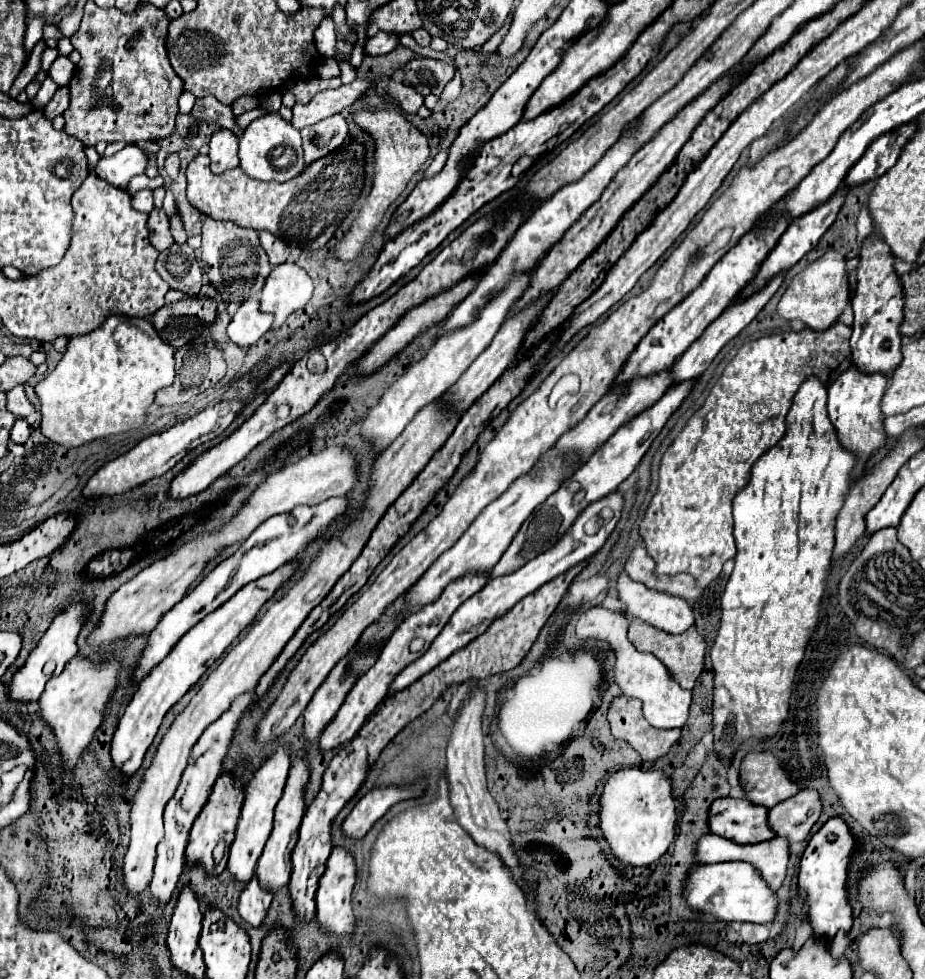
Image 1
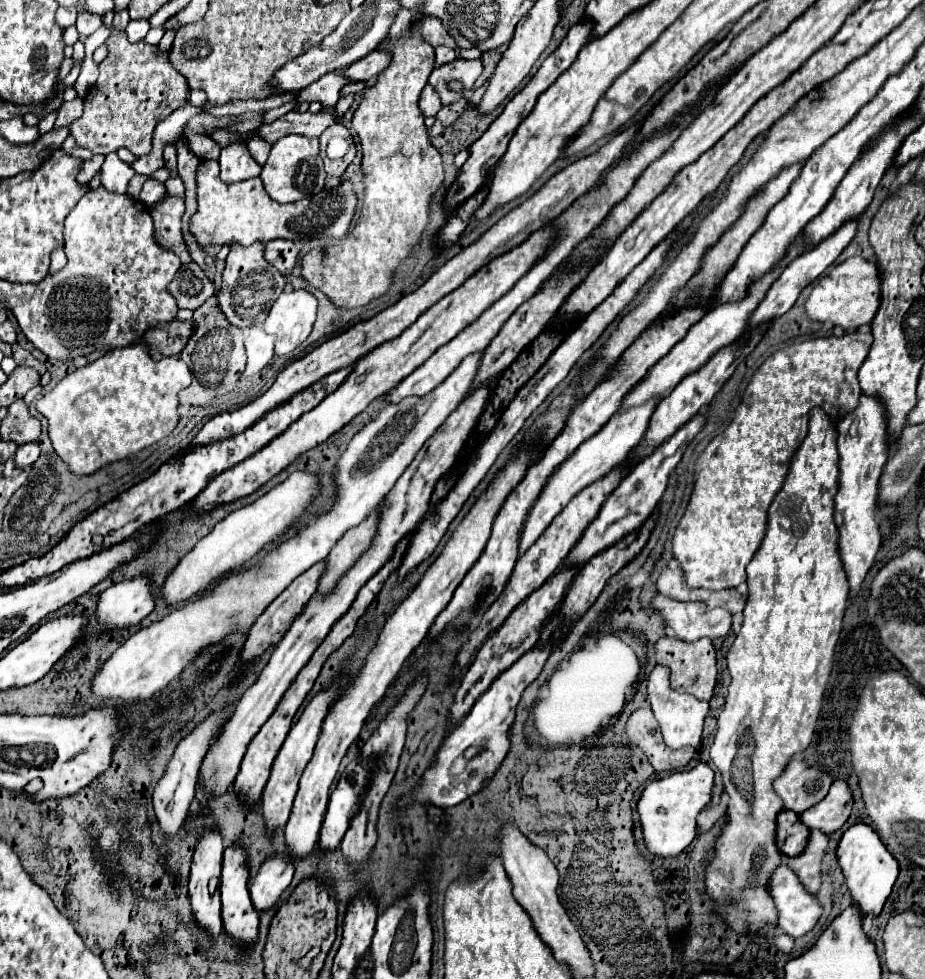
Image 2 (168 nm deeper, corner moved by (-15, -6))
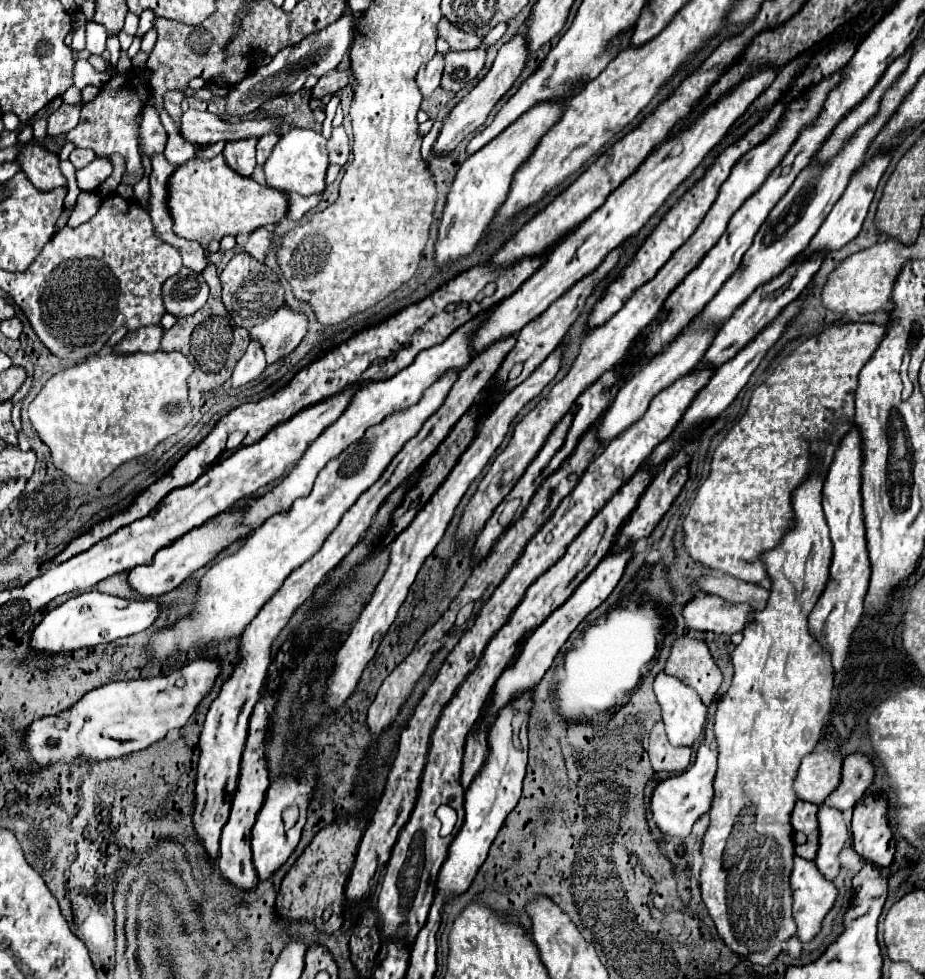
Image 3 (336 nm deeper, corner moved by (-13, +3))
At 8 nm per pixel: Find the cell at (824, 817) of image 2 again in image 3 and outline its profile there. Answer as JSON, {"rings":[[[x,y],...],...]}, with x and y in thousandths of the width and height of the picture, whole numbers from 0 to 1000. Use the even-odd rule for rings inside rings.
{"rings":[[[923,768],[915,772],[912,787],[910,787],[910,799],[908,803],[893,815],[891,821],[902,823],[906,827],[919,827],[923,821],[936,811],[945,797],[945,780],[938,770]]]}

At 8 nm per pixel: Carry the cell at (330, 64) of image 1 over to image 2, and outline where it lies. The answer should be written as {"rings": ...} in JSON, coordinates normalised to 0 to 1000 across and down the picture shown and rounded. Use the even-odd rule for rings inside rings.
{"rings":[[[355,75],[350,79],[346,79],[342,85],[333,87],[326,95],[322,95],[320,99],[320,109],[324,105],[335,105],[335,103],[346,103],[350,109],[361,109],[368,97],[368,91],[374,89],[378,85],[378,81],[374,81],[368,75]]]}

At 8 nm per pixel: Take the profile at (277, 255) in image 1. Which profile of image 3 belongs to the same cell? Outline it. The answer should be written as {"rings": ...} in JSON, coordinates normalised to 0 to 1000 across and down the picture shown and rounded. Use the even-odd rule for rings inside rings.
{"rings":[[[279,233],[279,235],[275,235],[270,241],[268,241],[268,245],[266,245],[266,249],[264,249],[264,255],[272,261],[272,264],[277,264],[277,266],[285,266],[285,261],[288,261],[288,257],[294,253],[294,237],[290,235],[290,233]]]}

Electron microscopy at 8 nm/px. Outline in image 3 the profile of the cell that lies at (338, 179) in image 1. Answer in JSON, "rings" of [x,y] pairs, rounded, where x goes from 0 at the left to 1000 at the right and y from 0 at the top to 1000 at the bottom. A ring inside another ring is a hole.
{"rings":[[[240,157],[227,163],[203,163],[192,170],[184,182],[184,219],[188,237],[201,245],[212,245],[221,253],[227,245],[238,245],[244,239],[262,241],[277,233],[301,229],[309,223],[309,198],[296,192],[281,190],[272,182],[262,182],[244,170]]]}

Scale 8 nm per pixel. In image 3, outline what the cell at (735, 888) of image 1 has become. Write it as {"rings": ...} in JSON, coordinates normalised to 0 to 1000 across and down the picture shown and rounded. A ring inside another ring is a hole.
{"rings":[[[858,876],[858,889],[854,895],[858,917],[858,942],[863,946],[865,962],[876,962],[889,948],[891,936],[904,921],[906,907],[893,899],[880,880]]]}

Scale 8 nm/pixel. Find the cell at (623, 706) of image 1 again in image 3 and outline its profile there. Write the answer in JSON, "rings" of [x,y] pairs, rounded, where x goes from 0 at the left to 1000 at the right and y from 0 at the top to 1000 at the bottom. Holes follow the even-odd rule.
{"rings":[[[711,737],[703,750],[703,778],[709,789],[724,789],[724,791],[735,791],[744,784],[748,766],[746,764],[731,764],[722,758],[718,740]]]}

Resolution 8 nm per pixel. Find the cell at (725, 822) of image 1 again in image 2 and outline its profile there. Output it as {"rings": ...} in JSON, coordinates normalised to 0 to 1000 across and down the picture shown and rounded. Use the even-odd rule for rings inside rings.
{"rings":[[[843,828],[839,835],[839,863],[848,873],[865,873],[874,859],[874,847],[856,828]]]}

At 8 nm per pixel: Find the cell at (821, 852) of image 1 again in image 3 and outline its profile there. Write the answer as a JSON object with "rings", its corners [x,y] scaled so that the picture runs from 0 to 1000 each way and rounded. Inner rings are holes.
{"rings":[[[938,811],[923,823],[921,854],[923,868],[938,880],[958,887],[966,874],[966,858],[962,842],[958,840],[958,815],[954,811]]]}

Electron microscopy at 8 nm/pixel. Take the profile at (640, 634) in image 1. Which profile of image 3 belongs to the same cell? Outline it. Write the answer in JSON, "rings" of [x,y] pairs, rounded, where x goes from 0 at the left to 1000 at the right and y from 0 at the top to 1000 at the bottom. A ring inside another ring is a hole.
{"rings":[[[733,652],[726,660],[718,686],[750,703],[763,721],[768,721],[781,699],[781,686],[768,670],[761,654]]]}

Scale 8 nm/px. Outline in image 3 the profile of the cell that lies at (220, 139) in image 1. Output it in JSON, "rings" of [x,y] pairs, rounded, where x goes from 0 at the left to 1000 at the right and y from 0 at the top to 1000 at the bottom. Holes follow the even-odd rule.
{"rings":[[[262,141],[246,145],[242,151],[244,168],[259,180],[272,180],[277,170],[277,145],[279,141]]]}

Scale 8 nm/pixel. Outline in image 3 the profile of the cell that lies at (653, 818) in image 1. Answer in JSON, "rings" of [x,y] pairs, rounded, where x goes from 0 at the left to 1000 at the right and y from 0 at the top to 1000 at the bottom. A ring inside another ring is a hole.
{"rings":[[[759,760],[755,764],[755,772],[746,784],[742,784],[733,793],[726,793],[726,795],[714,799],[707,805],[703,829],[716,852],[744,854],[750,840],[768,827],[770,811],[772,811],[770,799],[772,799],[772,791],[774,791],[774,778],[776,778],[776,764],[772,760]]]}

